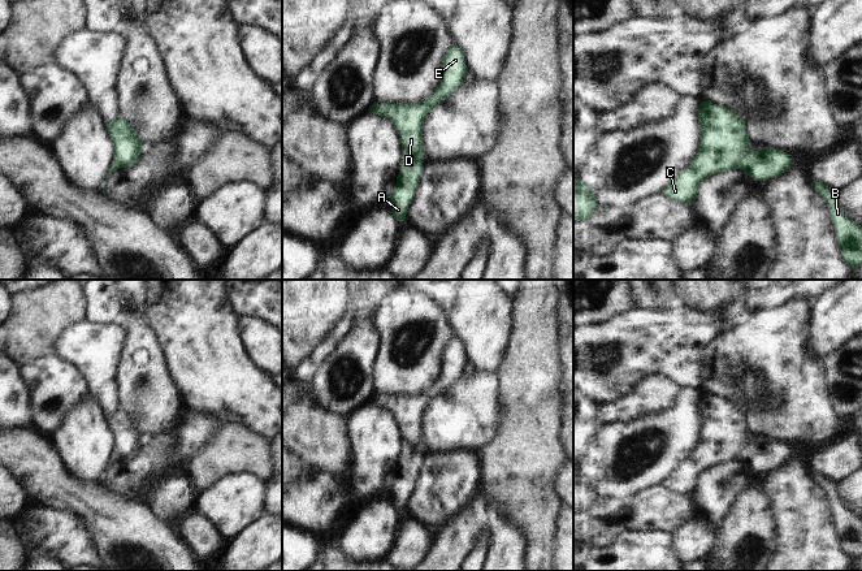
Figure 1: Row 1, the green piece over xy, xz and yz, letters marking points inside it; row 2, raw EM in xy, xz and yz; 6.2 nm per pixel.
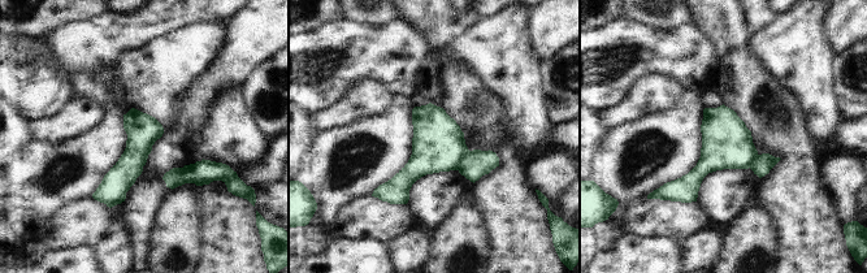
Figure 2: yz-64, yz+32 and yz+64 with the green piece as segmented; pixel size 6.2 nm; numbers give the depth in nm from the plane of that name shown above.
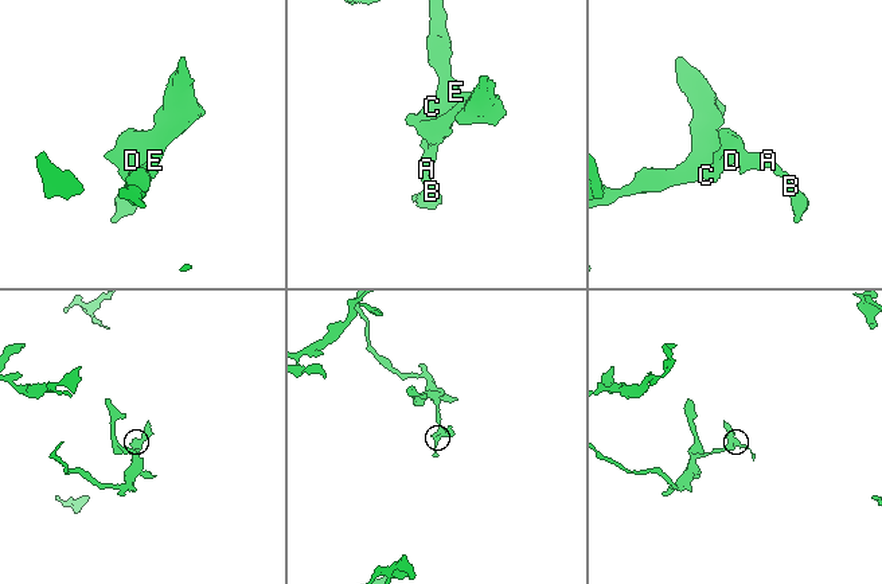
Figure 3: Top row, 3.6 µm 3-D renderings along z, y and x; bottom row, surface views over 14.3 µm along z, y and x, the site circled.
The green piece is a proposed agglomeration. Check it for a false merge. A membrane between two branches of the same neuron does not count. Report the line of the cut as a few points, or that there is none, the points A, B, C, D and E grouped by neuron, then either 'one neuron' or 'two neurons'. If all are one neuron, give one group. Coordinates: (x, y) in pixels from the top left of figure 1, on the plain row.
yz (749, 442), (736, 459) | A B / C D E | two neurons

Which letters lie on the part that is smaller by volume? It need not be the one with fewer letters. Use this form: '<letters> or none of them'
A, B

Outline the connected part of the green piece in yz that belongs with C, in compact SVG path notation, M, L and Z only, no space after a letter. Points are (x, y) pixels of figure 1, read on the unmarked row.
M703 392L697 408L701 418L698 442L662 481L670 492L684 496L694 496L697 479L703 471L737 460L742 449L750 444L746 416L731 399Z

